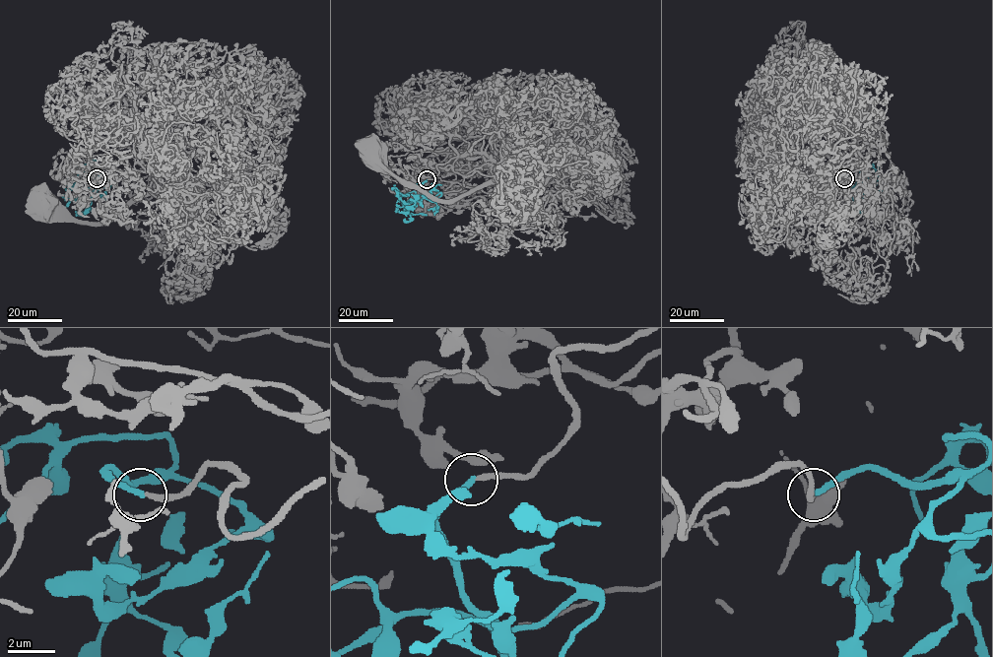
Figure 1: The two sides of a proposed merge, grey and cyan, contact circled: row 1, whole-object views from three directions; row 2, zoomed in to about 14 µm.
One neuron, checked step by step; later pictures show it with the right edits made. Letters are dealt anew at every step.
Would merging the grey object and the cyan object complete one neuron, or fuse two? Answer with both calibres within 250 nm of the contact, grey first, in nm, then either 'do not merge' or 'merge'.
220/240 nm | merge

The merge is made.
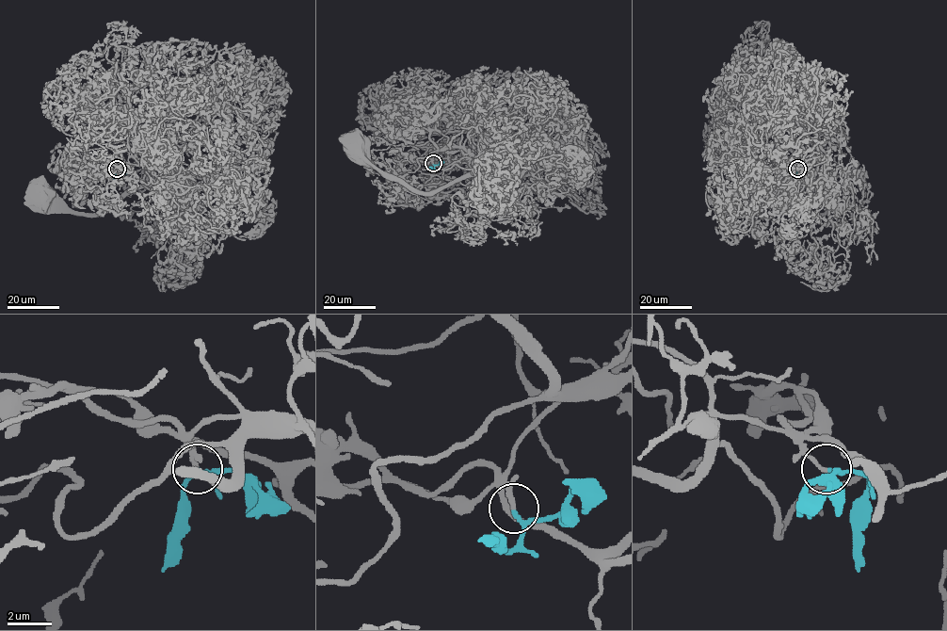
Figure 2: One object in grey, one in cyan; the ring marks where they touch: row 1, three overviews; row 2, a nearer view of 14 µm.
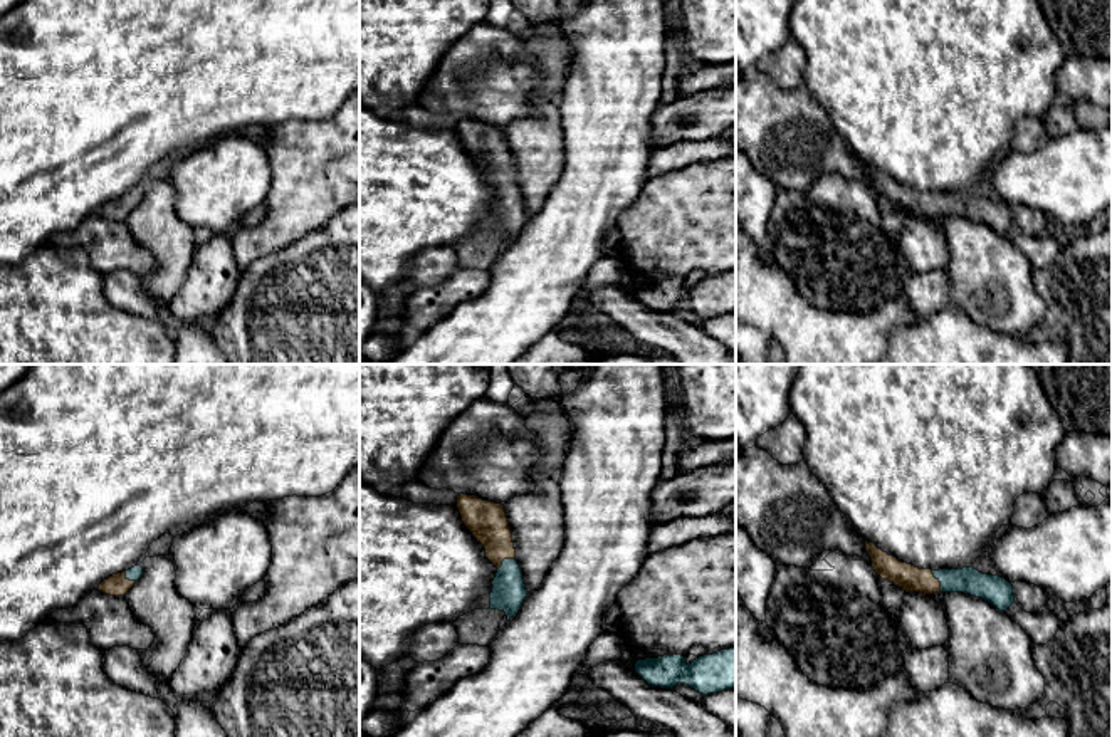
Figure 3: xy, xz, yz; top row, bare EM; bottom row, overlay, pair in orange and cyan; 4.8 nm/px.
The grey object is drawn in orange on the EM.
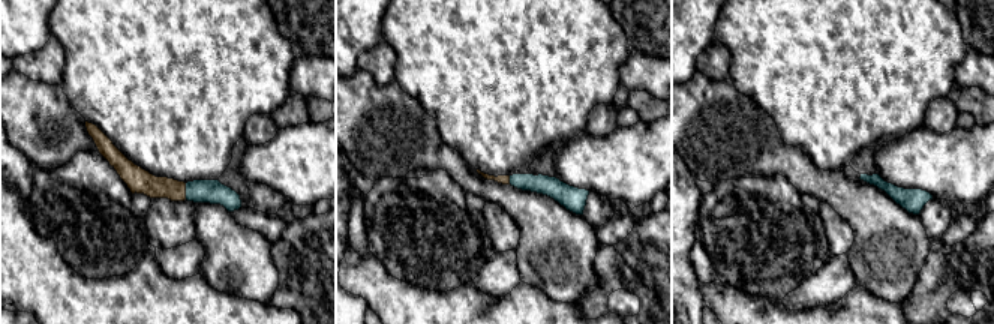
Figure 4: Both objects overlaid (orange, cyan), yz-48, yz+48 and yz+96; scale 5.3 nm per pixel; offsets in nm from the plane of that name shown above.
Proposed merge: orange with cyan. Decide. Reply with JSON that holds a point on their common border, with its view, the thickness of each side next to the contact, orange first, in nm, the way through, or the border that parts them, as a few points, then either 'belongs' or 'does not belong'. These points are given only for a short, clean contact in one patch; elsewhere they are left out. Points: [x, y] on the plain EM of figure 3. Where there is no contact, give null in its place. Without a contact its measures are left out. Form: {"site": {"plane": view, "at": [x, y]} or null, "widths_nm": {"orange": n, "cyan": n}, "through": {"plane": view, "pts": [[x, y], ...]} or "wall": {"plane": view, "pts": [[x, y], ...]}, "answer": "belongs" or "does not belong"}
{"site": {"plane": "yz", "at": [938, 205]}, "widths_nm": {"orange": 120, "cyan": 130}, "through": {"plane": "yz", "pts": [[909, 202], [938, 205], [968, 203]]}, "answer": "belongs"}

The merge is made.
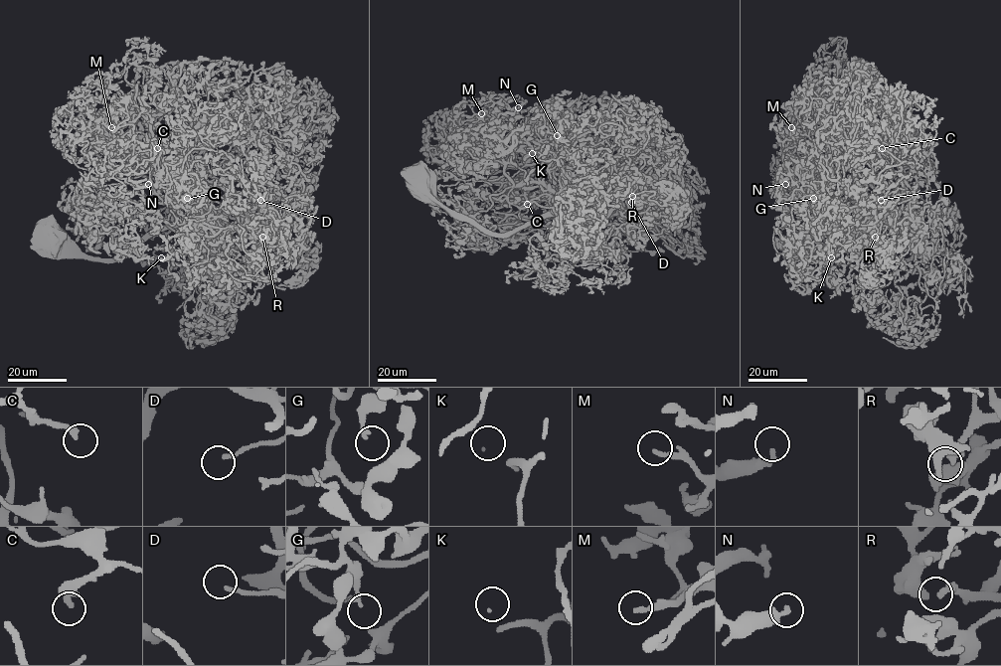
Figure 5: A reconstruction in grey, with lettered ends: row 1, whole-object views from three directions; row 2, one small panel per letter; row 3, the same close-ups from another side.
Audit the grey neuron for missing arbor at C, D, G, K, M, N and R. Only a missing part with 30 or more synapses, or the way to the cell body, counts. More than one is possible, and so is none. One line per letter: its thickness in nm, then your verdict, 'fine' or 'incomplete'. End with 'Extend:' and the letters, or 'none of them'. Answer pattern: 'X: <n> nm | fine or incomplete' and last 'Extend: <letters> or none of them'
C: 240 nm | fine
D: 160 nm | fine
G: 180 nm | fine
K: 30 nm | incomplete
M: 200 nm | incomplete
N: 180 nm | fine
R: 280 nm | fine
Extend: K, M

